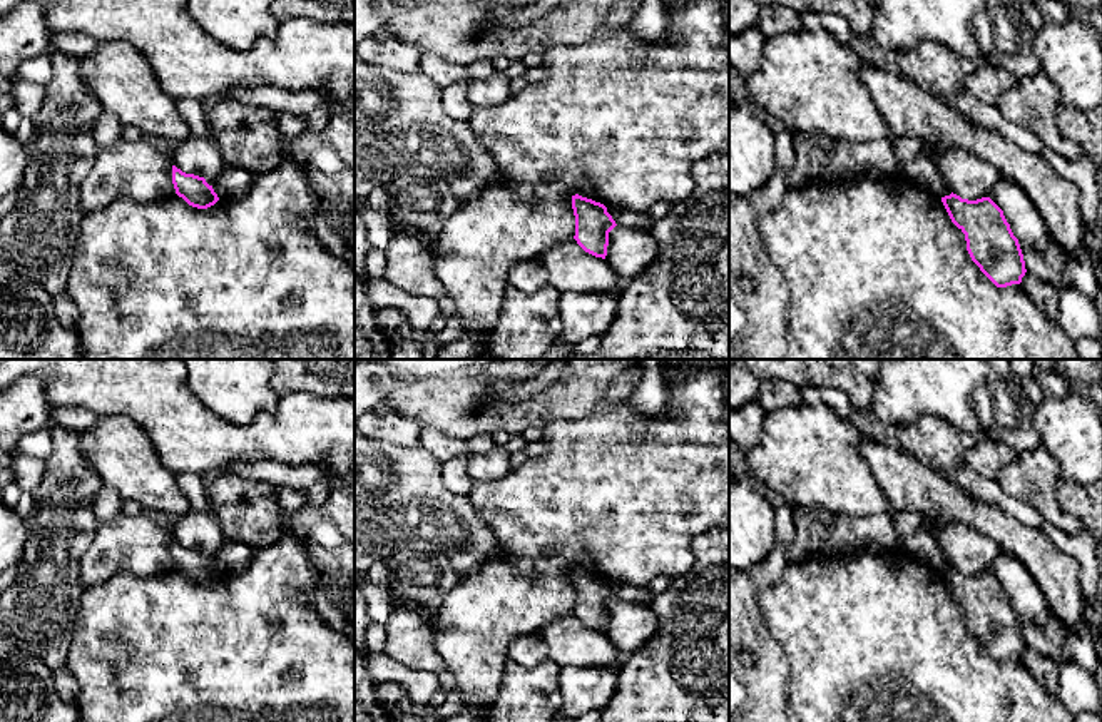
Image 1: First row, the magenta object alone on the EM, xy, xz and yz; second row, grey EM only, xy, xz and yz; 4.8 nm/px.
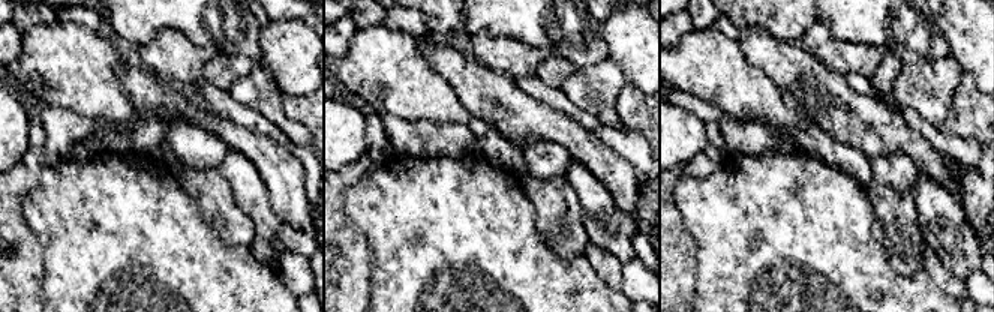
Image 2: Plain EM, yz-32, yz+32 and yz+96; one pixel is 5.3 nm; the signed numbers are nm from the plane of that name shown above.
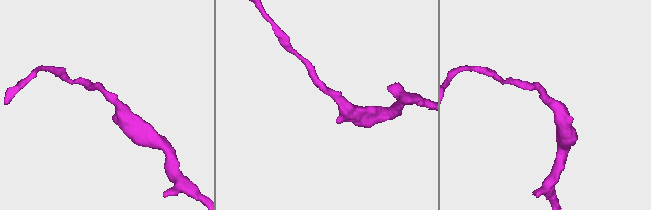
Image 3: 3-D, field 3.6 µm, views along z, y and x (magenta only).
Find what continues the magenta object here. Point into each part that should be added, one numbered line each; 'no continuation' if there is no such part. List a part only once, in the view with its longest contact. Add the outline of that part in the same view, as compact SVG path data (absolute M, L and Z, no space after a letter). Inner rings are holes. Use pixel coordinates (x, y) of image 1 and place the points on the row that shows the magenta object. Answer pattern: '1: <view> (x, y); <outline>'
no continuation

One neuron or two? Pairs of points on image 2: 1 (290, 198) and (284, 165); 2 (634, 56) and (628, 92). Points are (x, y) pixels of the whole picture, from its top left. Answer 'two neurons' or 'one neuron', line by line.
1: one neuron
2: two neurons

